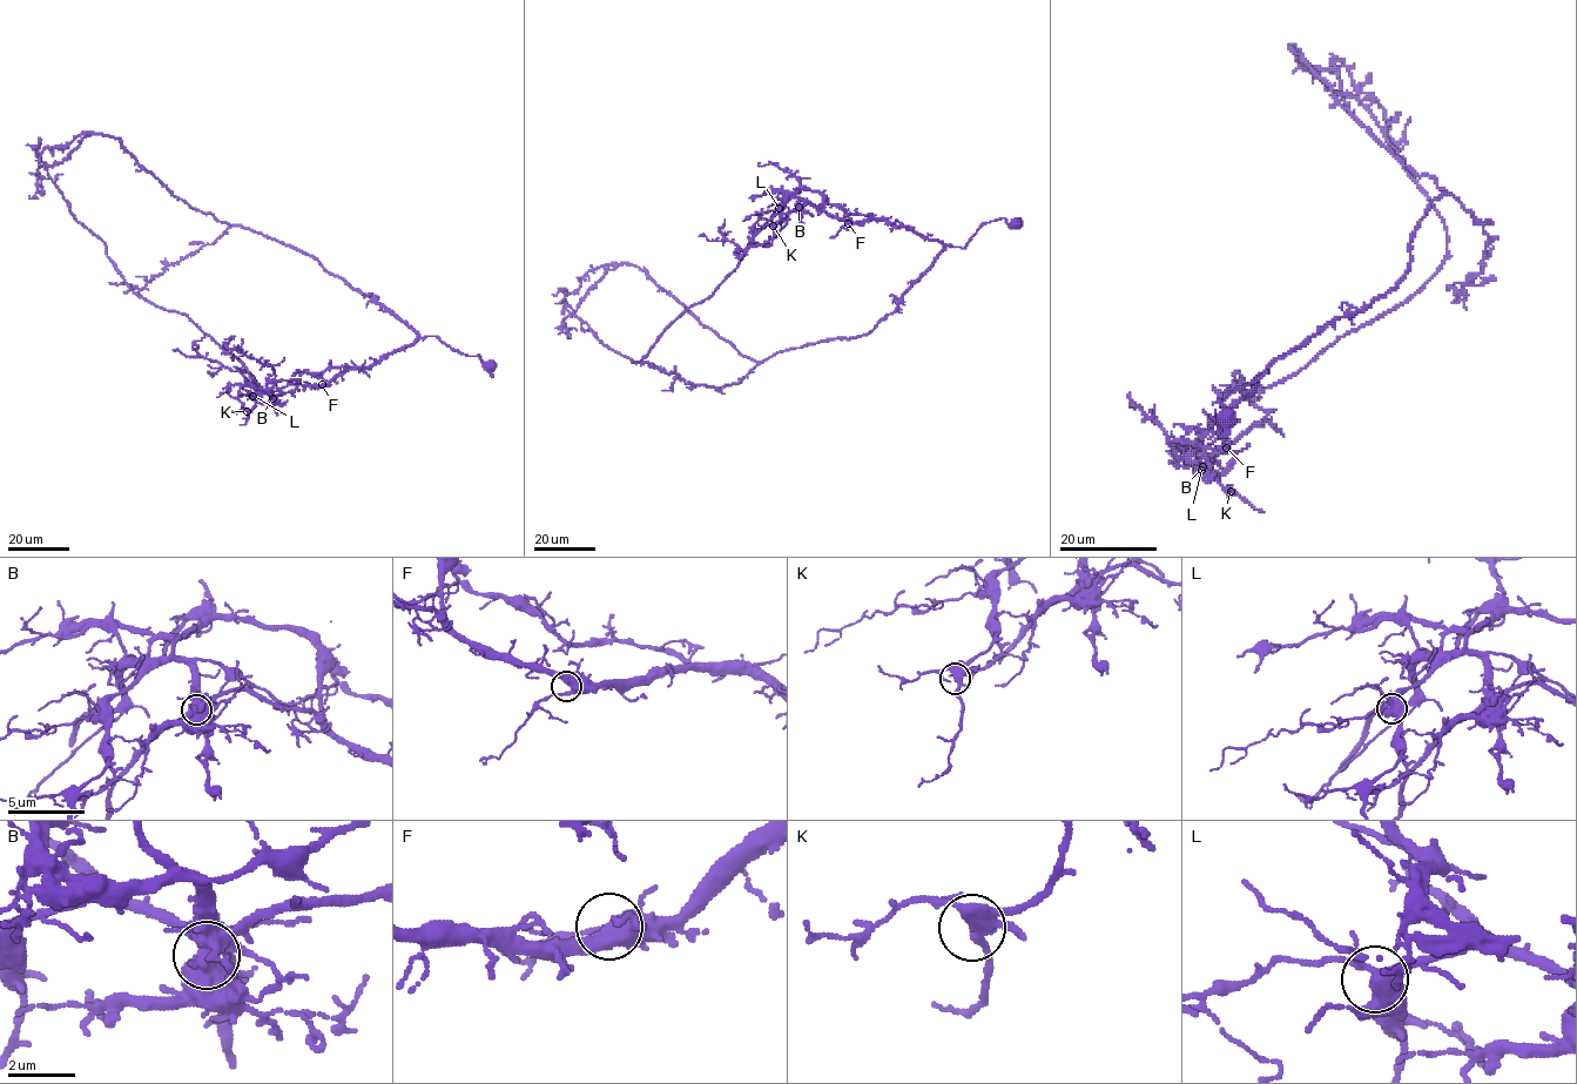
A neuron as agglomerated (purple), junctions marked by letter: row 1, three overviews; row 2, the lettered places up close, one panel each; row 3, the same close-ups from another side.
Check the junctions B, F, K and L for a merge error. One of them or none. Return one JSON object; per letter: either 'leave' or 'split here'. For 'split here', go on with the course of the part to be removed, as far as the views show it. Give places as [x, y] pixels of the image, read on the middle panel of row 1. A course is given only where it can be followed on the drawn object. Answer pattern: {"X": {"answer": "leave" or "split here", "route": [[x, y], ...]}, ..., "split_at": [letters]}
{"B": {"answer": "split here", "route": [[799, 208], [797, 199], [786, 197], [738, 267], [639, 361], [606, 347], [564, 291], [552, 295]]}, "F": {"answer": "leave"}, "K": {"answer": "leave"}, "L": {"answer": "leave"}, "split_at": ["B"]}

